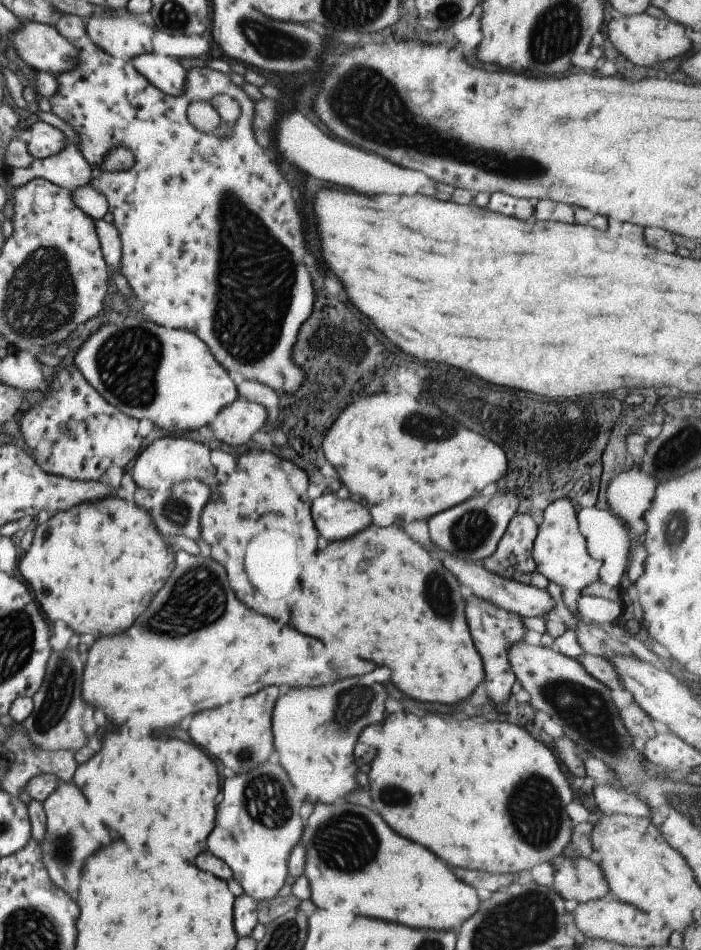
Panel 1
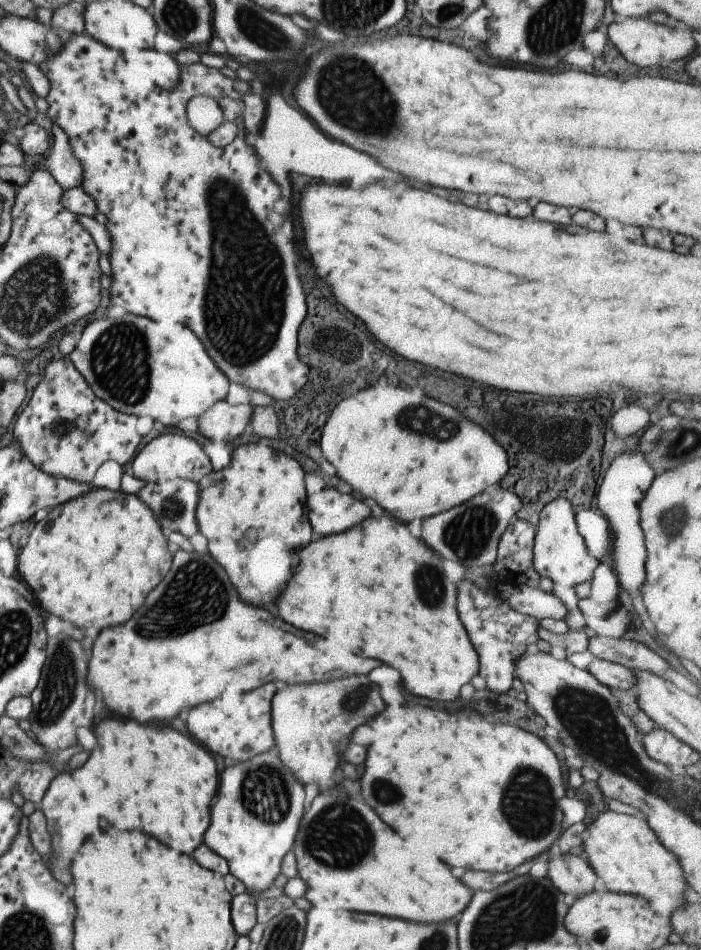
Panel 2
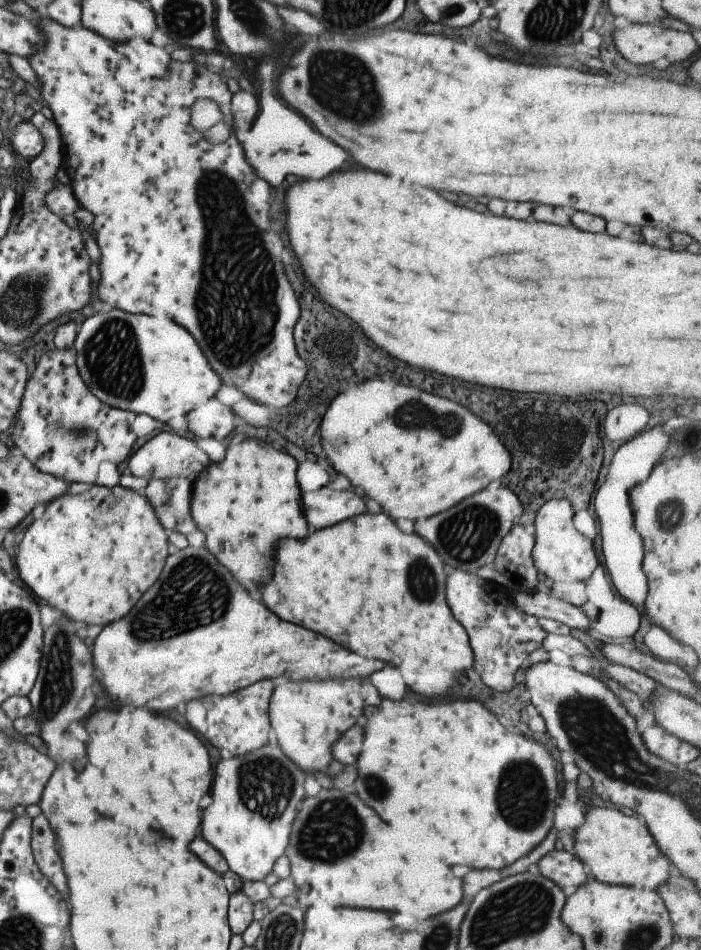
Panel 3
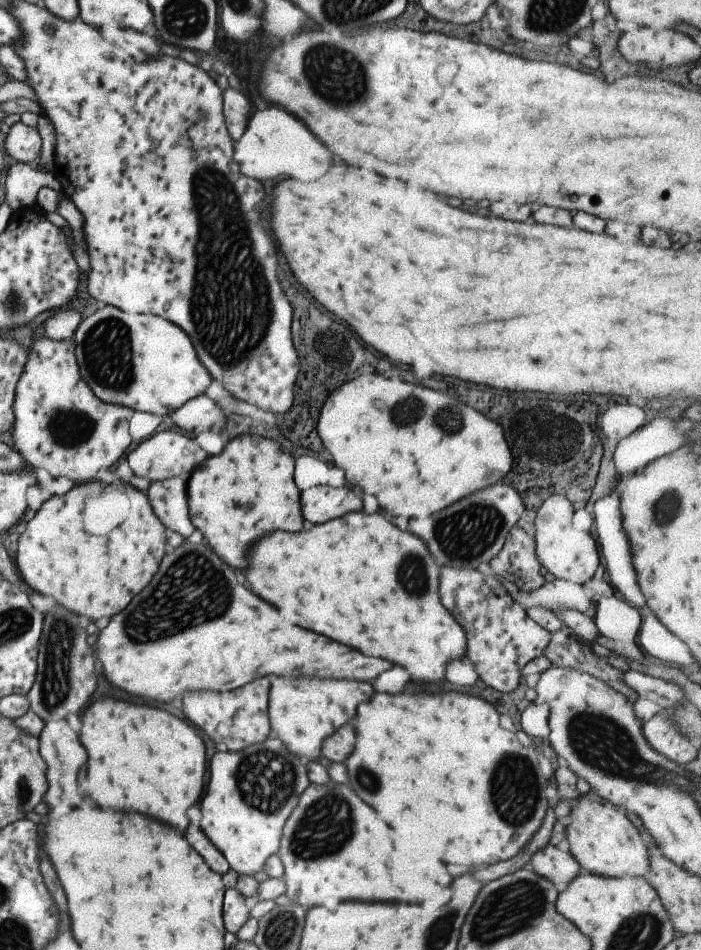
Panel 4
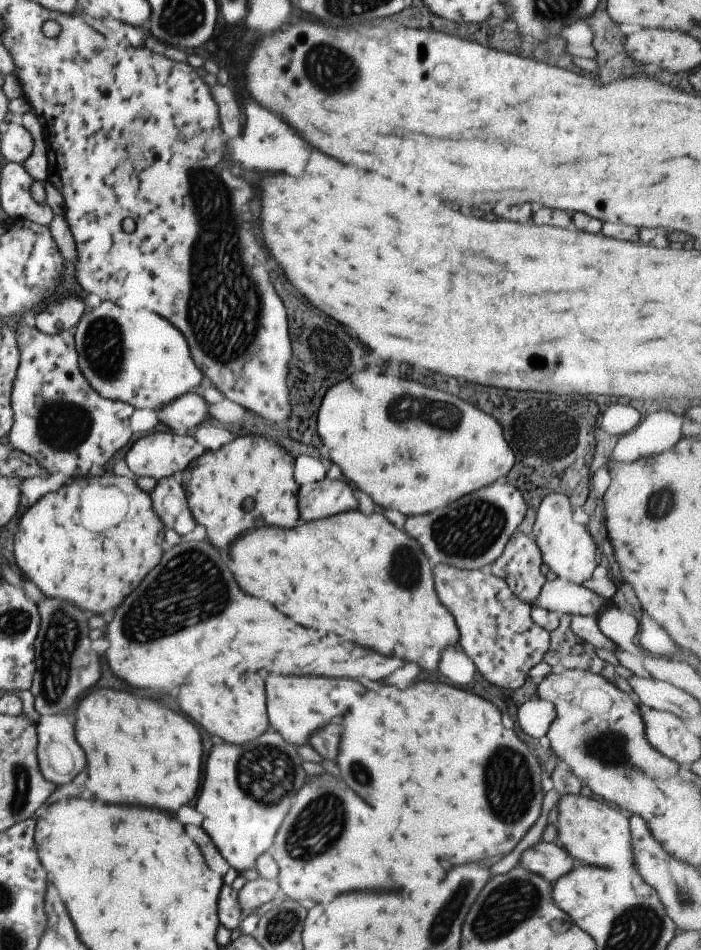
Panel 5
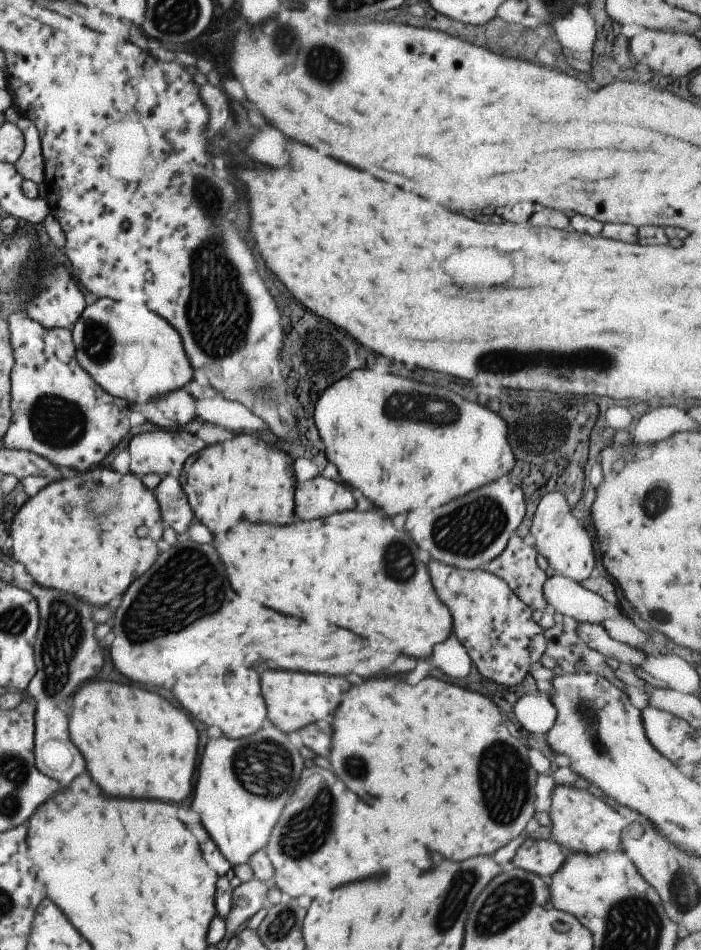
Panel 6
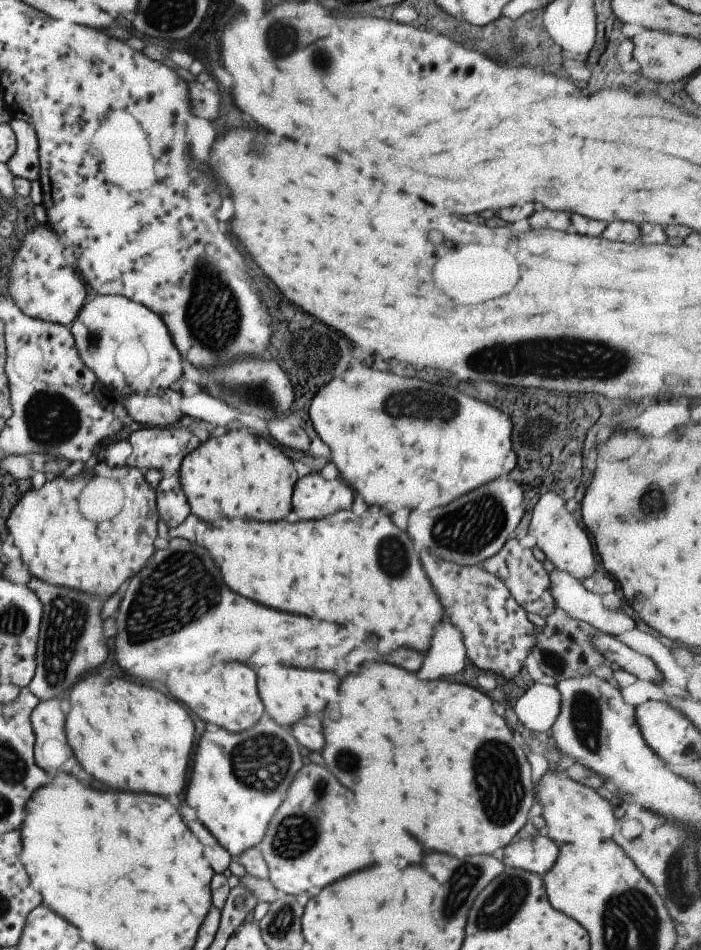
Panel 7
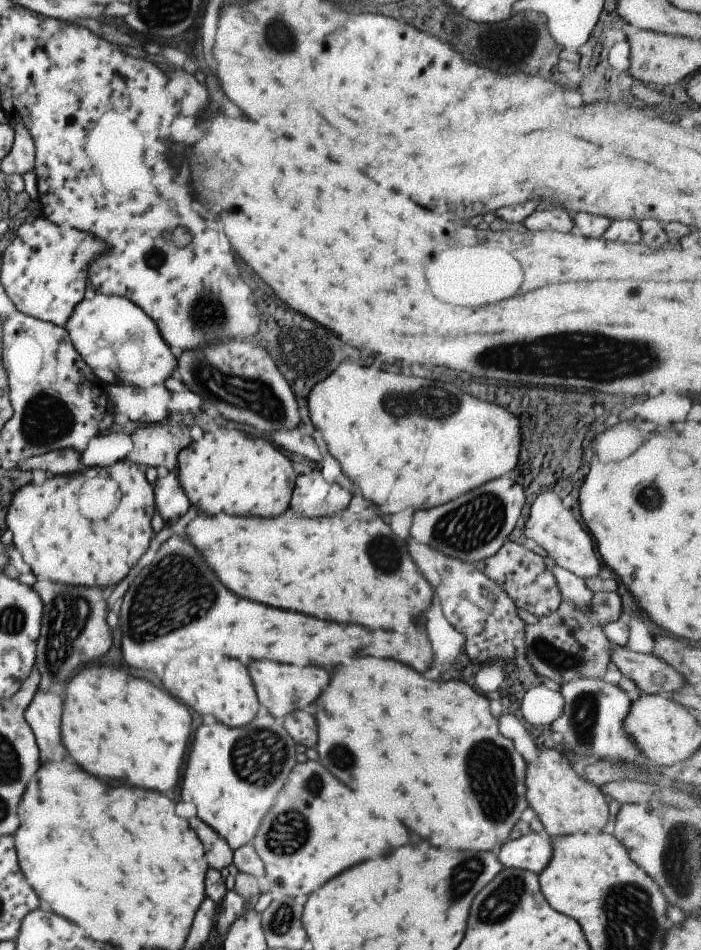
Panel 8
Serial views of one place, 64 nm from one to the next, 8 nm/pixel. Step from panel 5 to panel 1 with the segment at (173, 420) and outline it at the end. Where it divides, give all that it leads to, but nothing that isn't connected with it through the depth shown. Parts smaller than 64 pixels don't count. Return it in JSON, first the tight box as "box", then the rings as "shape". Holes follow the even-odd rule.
{"box":[208,399,274,446],"shape":[[[246,399],[235,401],[232,404],[228,404],[226,408],[222,408],[210,422],[208,422],[208,428],[210,430],[214,430],[216,432],[216,436],[218,436],[218,440],[222,440],[222,442],[226,442],[226,444],[230,444],[230,446],[244,446],[244,444],[248,444],[250,440],[252,440],[252,436],[254,434],[258,434],[260,430],[265,430],[265,427],[268,426],[267,421],[274,421],[268,420],[268,412],[266,412],[266,408],[264,406],[260,406],[260,404],[254,404],[254,402],[248,402]]]}

